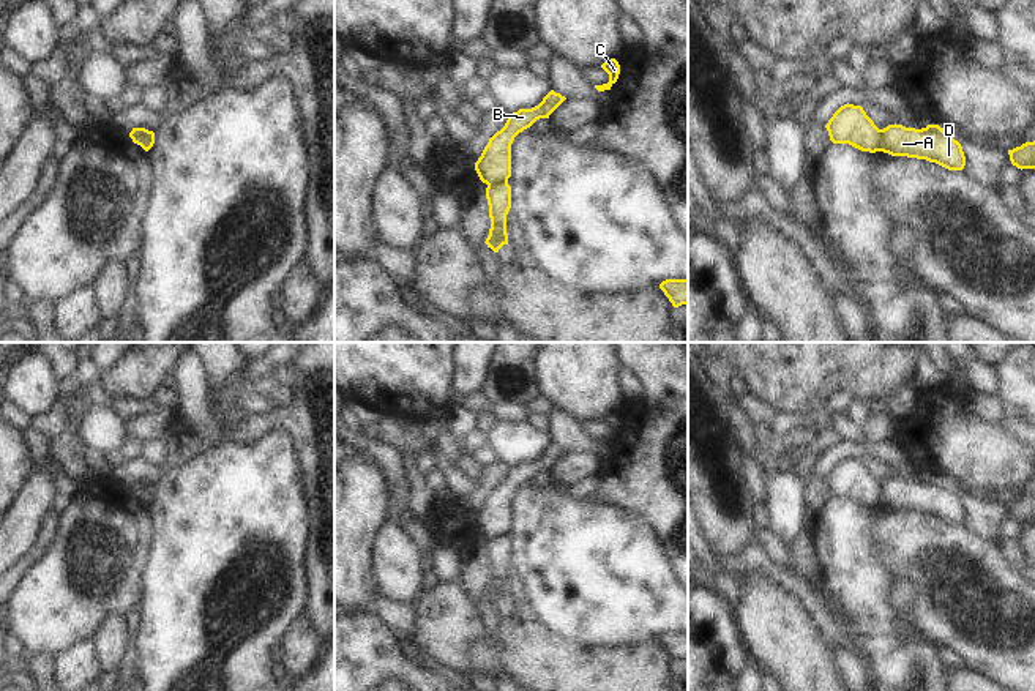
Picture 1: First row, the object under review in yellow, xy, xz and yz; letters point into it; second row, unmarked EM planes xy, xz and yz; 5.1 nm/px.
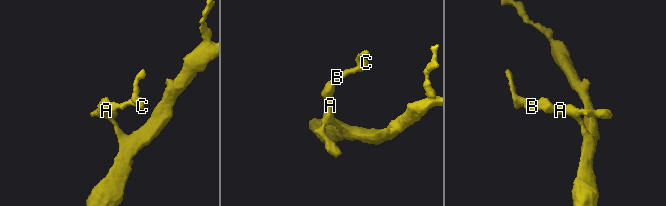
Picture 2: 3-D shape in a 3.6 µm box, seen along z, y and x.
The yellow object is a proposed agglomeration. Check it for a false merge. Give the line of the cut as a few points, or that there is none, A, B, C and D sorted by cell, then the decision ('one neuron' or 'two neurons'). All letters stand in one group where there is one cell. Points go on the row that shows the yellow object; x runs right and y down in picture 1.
cut yz (882, 130), (879, 150); groups A D / B C; two neurons

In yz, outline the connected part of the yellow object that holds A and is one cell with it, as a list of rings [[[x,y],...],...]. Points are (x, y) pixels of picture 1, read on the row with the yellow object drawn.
[[[888,125],[880,133],[880,151],[891,156],[926,159],[948,170],[962,170],[966,166],[961,144],[939,125],[928,125],[921,129]]]

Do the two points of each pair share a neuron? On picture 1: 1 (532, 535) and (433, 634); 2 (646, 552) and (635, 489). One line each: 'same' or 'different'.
1: different
2: different

